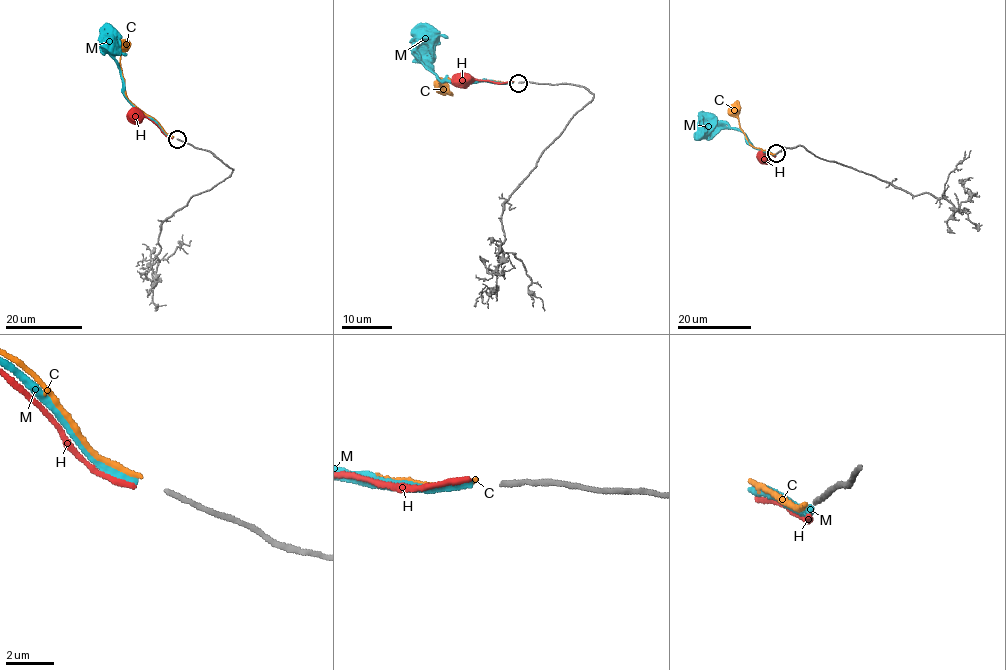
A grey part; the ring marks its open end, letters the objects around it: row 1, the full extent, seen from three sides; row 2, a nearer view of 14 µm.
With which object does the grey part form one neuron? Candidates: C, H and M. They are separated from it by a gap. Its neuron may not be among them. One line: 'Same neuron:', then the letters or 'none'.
Same neuron: H

